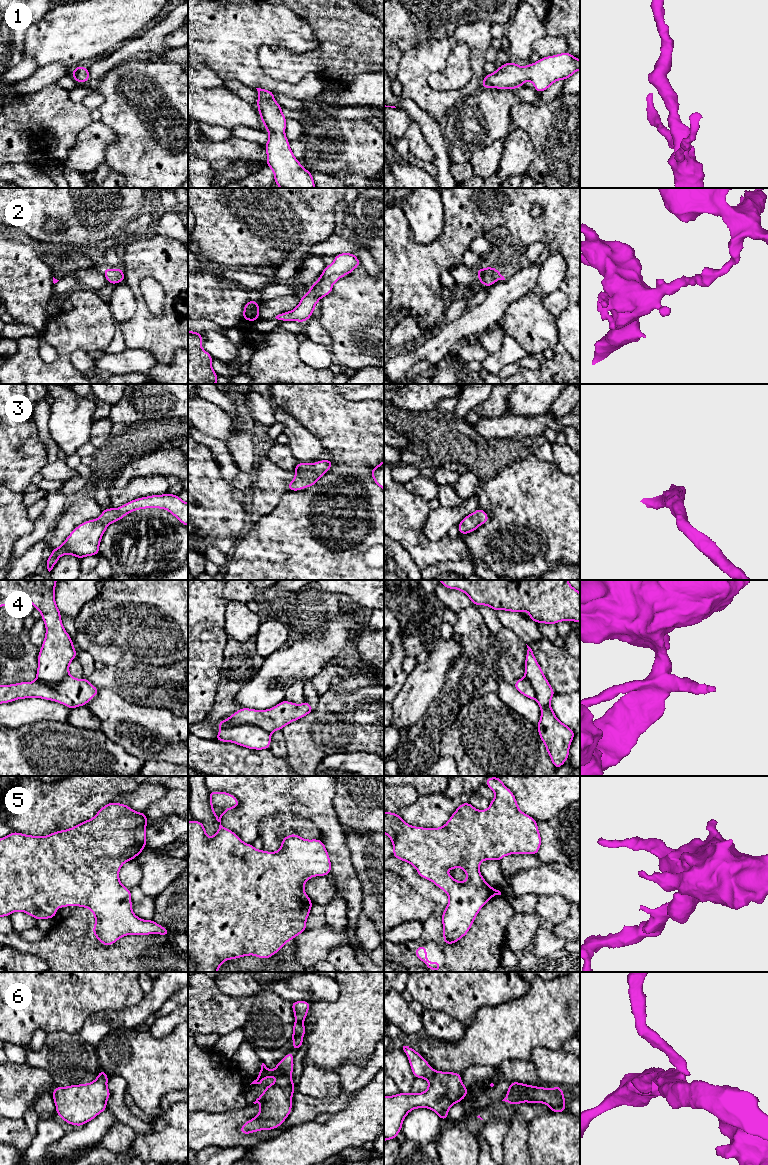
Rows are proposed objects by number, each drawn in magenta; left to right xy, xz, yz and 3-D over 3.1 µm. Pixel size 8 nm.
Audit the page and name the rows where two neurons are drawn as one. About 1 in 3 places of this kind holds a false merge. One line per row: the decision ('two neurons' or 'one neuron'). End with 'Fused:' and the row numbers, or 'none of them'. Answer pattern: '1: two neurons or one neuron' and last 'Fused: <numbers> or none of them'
1: one neuron
2: one neuron
3: one neuron
4: two neurons
5: one neuron
6: two neurons
Fused: 4, 6

